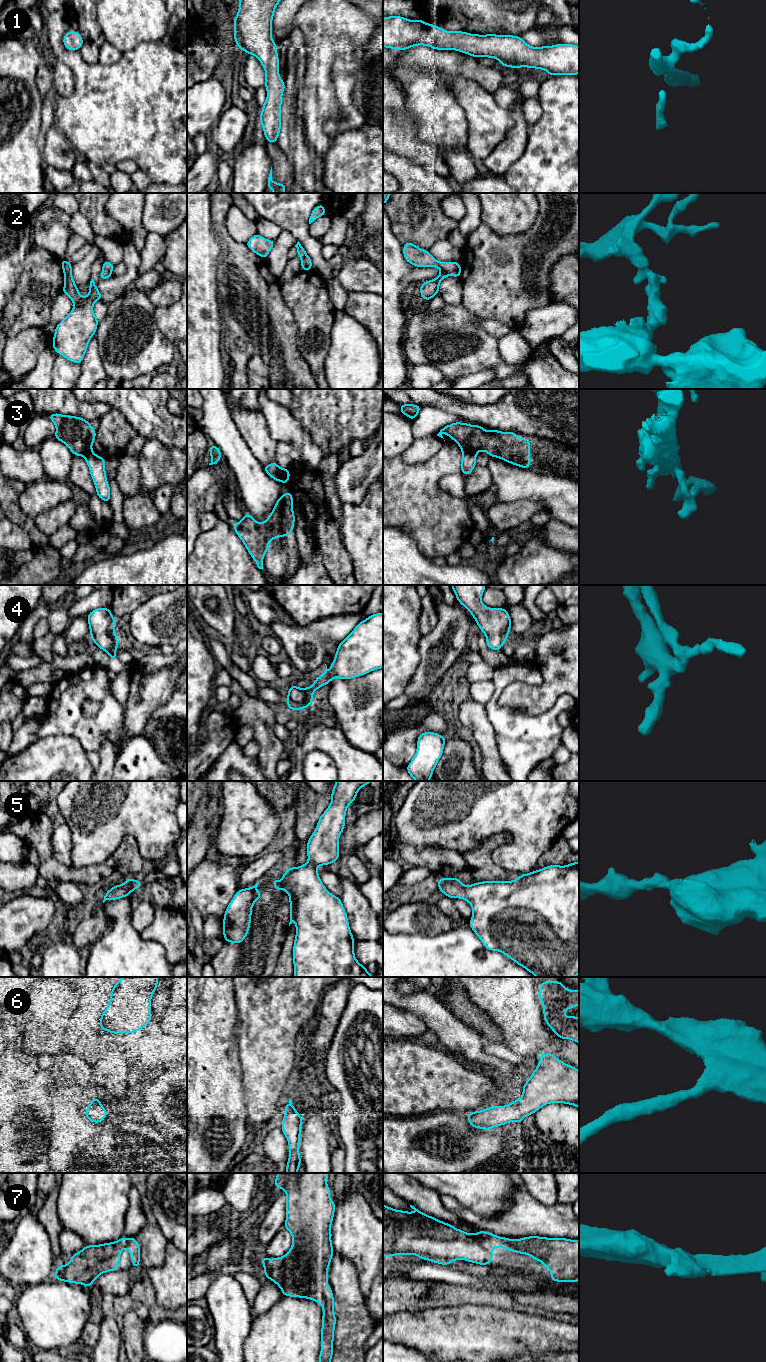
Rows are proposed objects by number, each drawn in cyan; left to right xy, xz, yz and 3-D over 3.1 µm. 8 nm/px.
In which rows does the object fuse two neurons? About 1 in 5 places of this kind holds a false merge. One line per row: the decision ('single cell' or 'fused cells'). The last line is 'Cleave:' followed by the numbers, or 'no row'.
1: single cell
2: fused cells
3: fused cells
4: single cell
5: single cell
6: single cell
7: single cell
Cleave: 2, 3

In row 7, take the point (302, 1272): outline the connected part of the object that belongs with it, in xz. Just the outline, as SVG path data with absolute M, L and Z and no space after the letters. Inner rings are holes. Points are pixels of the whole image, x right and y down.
M278 1173L275 1188L286 1193L286 1219L284 1228L292 1235L290 1250L279 1258L261 1257L264 1275L281 1289L283 1296L311 1299L322 1305L321 1351L319 1362L331 1362L333 1356L334 1296L328 1285L328 1269L334 1254L331 1225L335 1201L330 1199L327 1186L328 1173Z

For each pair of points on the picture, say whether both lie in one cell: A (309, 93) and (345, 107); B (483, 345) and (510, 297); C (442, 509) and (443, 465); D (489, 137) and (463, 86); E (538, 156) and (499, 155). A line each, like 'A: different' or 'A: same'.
A: different
B: different
C: same
D: same
E: different

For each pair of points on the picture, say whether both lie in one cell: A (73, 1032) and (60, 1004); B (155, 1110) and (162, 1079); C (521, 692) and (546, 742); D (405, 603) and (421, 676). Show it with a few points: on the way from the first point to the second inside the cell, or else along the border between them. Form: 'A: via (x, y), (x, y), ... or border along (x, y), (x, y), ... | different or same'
A: border along (77, 998), (77, 1007), (67, 1022), (62, 1043) | different
B: via (158, 1102), (158, 1093), (162, 1087) | same
C: border along (554, 704), (538, 714), (511, 708) | different
D: border along (419, 641), (418, 653), (420, 662), (407, 685) | different

